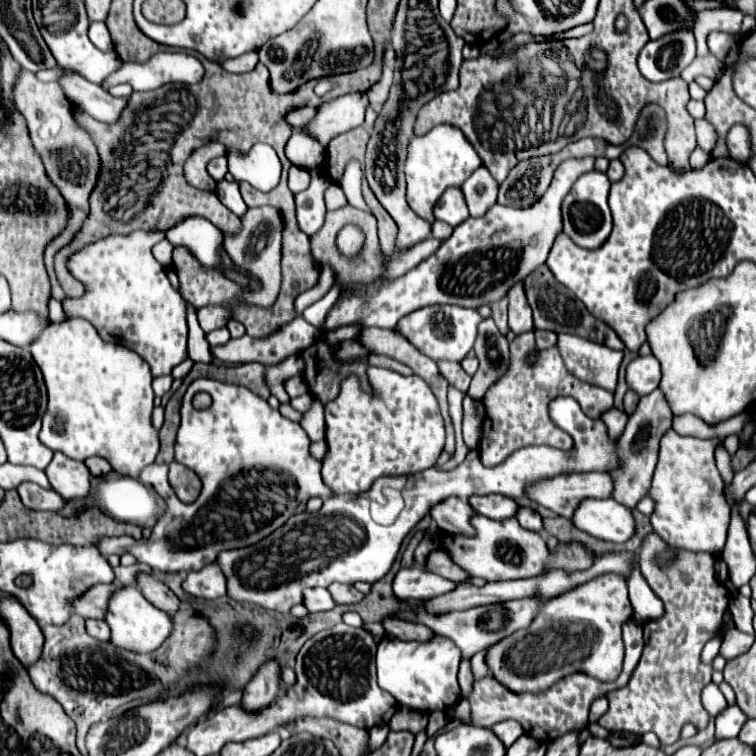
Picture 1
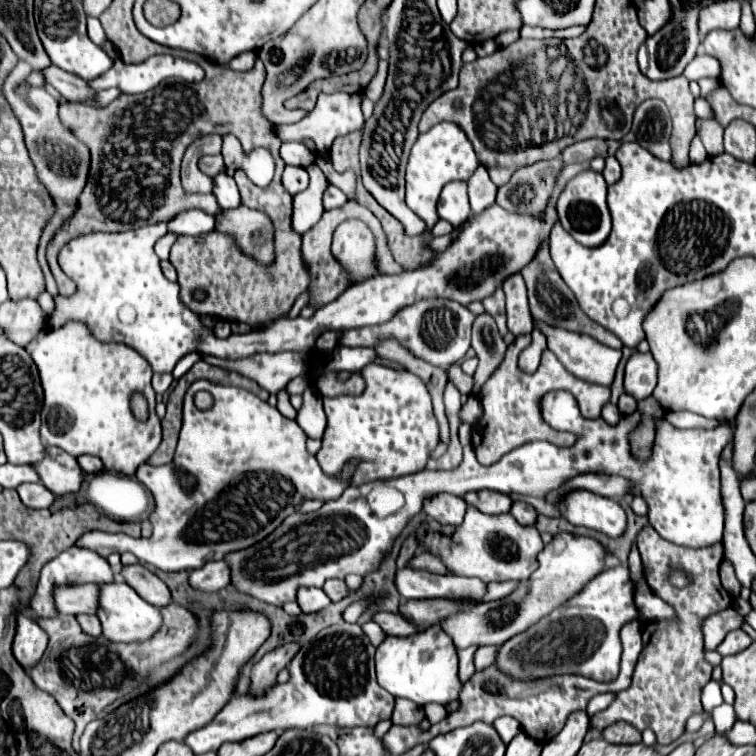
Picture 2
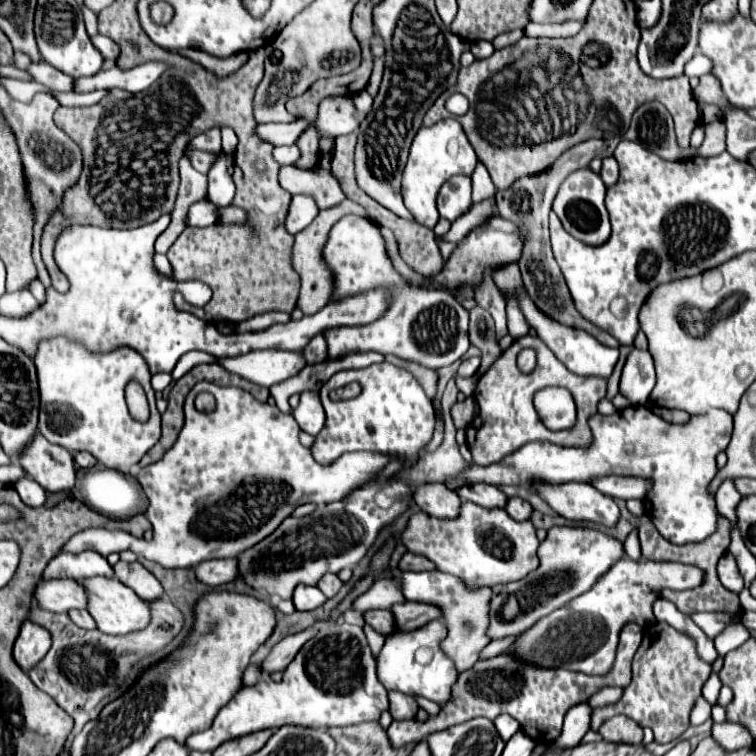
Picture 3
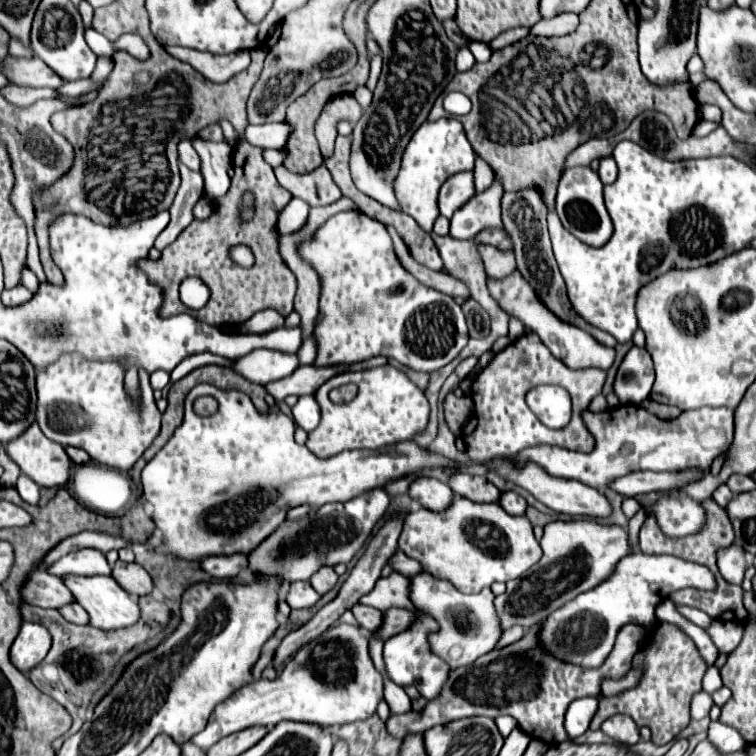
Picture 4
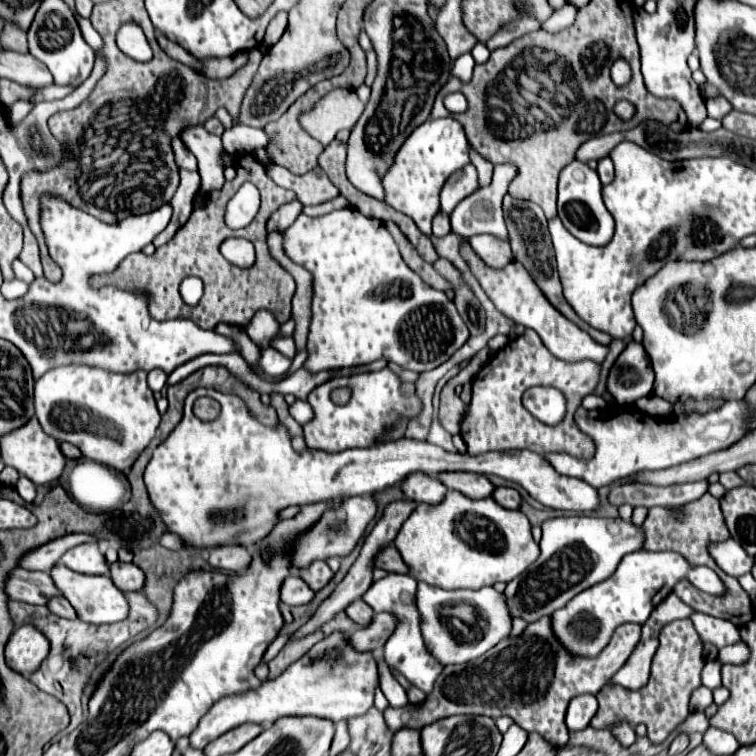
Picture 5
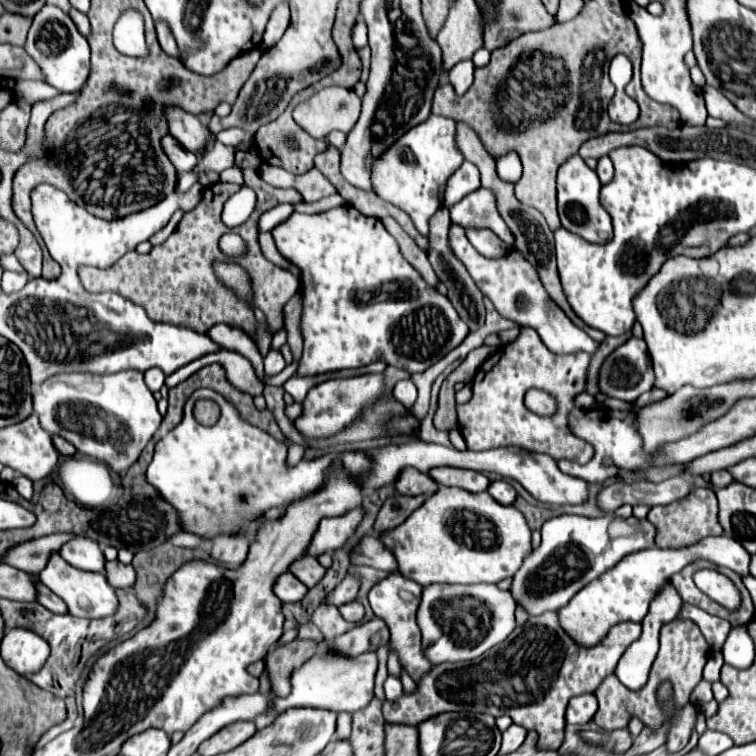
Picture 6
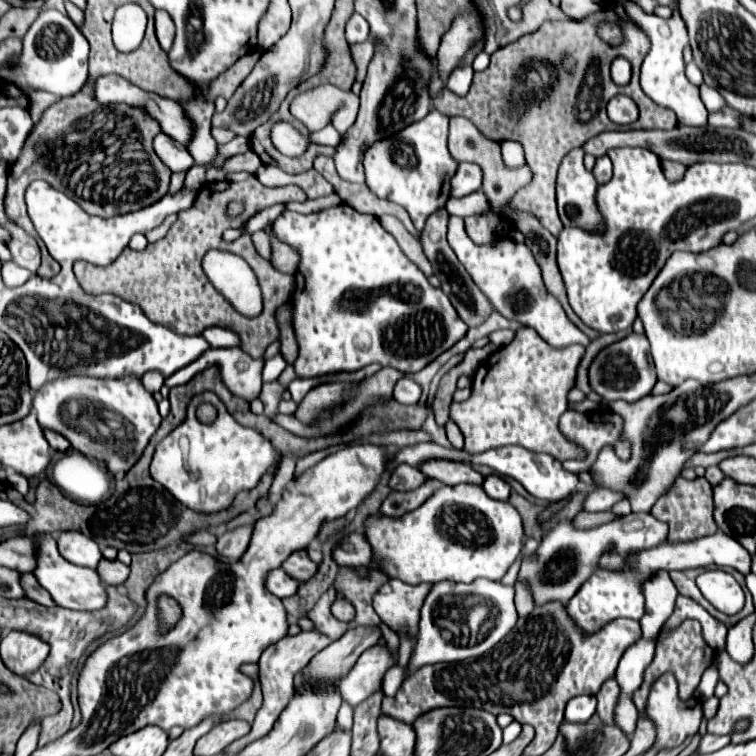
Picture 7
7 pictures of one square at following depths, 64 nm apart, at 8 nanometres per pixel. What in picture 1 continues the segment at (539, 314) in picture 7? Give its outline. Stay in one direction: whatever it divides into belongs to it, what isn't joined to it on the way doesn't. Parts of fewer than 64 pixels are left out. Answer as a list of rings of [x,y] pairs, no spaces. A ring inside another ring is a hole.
[[[558,334],[556,348],[560,350],[560,356],[572,376],[614,392],[622,352],[608,350],[608,346],[576,338],[574,334]]]

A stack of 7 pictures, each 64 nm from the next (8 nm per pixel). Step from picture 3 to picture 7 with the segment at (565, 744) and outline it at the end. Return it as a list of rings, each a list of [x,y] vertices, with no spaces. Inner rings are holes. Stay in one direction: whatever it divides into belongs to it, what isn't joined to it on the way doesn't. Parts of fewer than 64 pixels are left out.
[[[580,695],[572,698],[566,706],[566,720],[568,722],[588,722],[590,716],[596,712],[597,699],[594,695]]]

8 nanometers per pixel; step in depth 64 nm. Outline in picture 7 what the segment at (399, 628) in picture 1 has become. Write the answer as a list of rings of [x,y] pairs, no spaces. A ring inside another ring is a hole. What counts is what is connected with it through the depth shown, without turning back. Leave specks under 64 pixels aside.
[[[334,600],[332,606],[330,606],[330,612],[342,620],[342,622],[350,622],[354,618],[354,606],[348,602],[348,600]]]

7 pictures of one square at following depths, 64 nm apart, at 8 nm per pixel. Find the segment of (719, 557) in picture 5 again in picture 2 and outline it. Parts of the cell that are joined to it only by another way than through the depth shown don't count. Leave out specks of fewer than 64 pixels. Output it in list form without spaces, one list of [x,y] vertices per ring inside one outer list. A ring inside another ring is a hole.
[[[726,559],[720,563],[719,577],[722,586],[729,594],[734,594],[734,596],[740,594],[740,588],[742,588],[742,586],[740,586],[740,582],[738,582],[734,570],[732,570],[732,564]]]

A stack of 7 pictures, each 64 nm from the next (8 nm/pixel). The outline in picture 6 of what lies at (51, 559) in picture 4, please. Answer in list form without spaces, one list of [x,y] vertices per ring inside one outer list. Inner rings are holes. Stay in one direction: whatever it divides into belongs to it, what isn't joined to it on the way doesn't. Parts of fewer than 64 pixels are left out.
[[[50,534],[22,542],[20,546],[12,546],[12,550],[4,554],[4,564],[20,568],[28,574],[38,574],[46,566],[50,552],[60,550],[60,546],[70,538],[74,538],[74,534]]]

